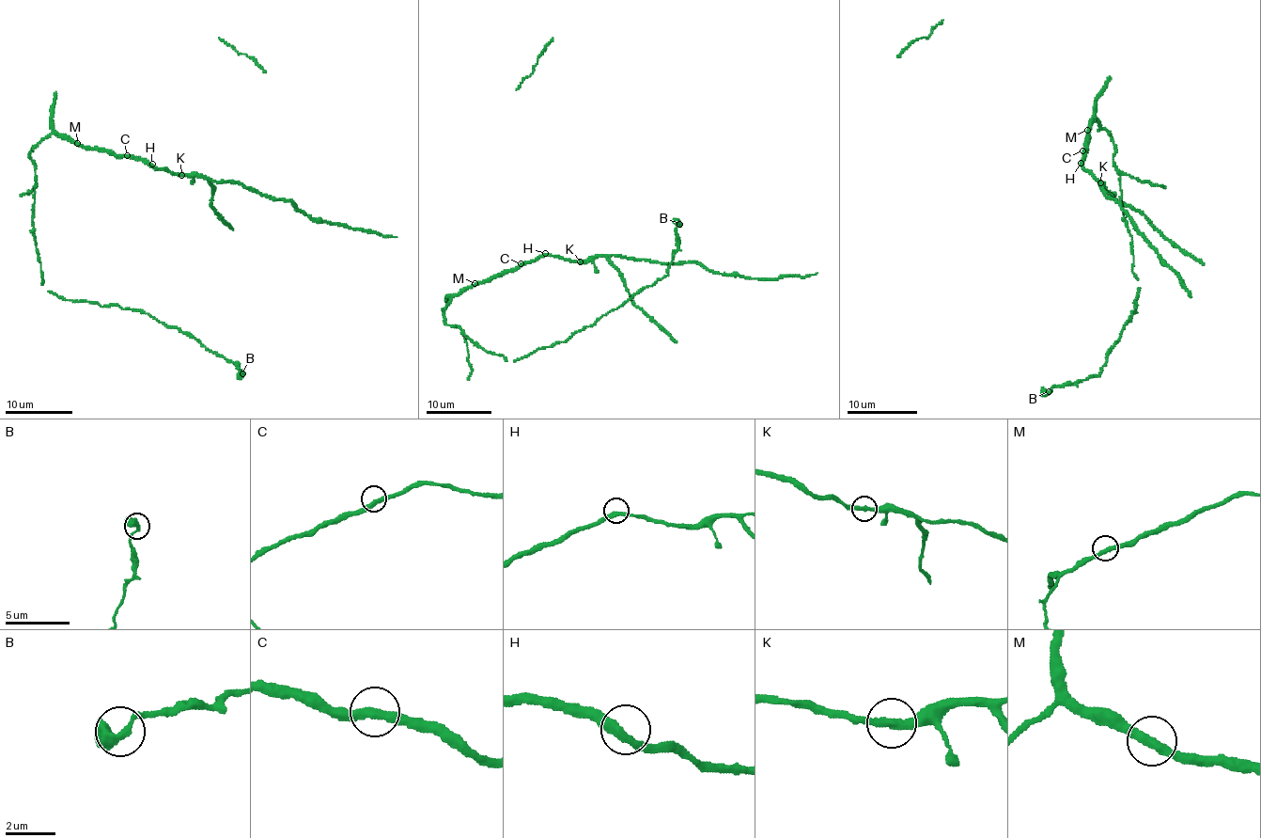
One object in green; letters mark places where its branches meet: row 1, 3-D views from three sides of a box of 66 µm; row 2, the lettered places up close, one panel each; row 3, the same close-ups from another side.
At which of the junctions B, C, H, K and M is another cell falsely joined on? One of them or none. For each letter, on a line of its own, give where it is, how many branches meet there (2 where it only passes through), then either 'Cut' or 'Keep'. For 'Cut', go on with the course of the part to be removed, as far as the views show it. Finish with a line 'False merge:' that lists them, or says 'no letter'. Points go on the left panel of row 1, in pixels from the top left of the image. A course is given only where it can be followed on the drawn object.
B: Place: (242, 373). Branches: 2. Keep
C: Place: (127, 155). Branches: 2. Keep
H: Place: (152, 164). Branches: 2. Keep
K: Place: (181, 175). Branches: 2. Keep
M: Place: (77, 143). Branches: 2. Keep
False merge: no letter

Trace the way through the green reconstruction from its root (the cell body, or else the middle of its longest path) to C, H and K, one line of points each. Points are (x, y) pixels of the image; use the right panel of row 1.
C: (1102, 128), (1093, 117), (1096, 118), (1091, 127), (1088, 149), (1082, 150)
H: (1102, 128), (1093, 117), (1096, 118), (1091, 127), (1086, 156), (1081, 163)
K: (1102, 128), (1093, 117), (1096, 118), (1082, 165), (1100, 181)

